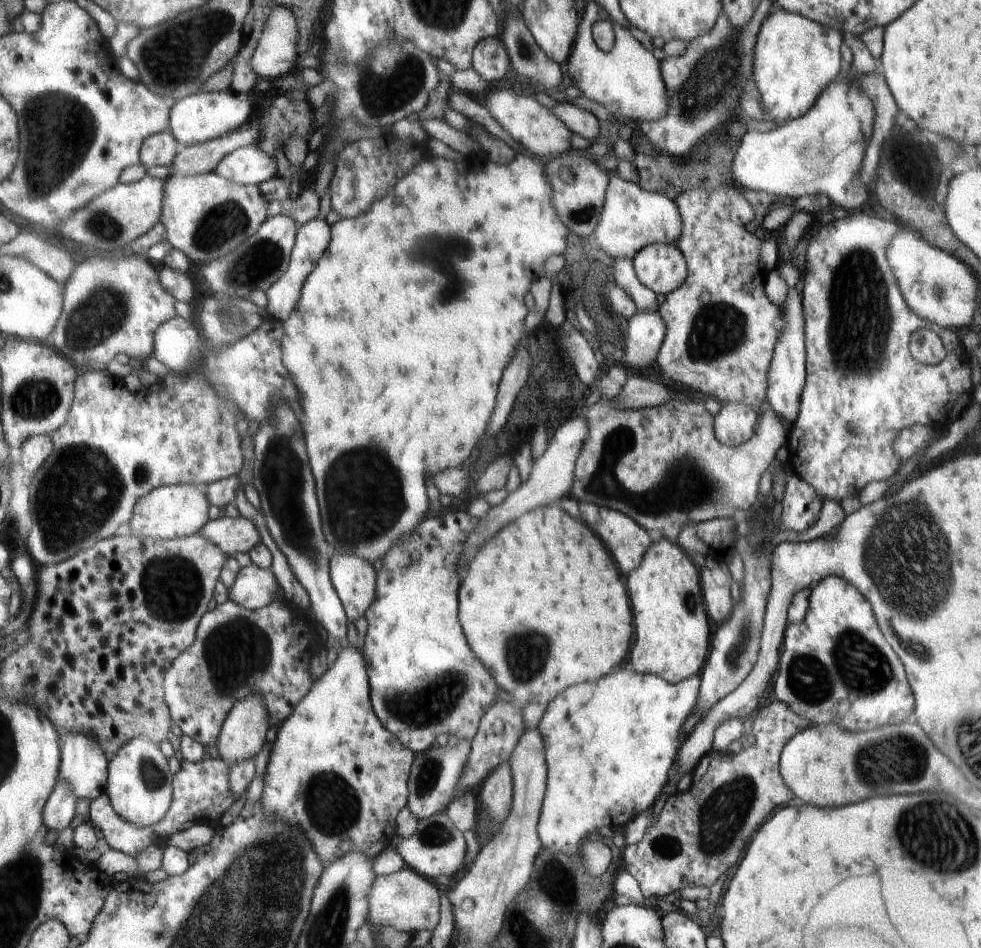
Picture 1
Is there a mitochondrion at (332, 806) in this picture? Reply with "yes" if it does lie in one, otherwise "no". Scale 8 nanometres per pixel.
yes

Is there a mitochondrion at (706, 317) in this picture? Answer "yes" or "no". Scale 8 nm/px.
yes

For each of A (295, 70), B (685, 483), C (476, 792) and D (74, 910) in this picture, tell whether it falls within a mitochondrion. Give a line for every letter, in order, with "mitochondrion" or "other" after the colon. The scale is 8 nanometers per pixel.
A: other
B: mitochondrion
C: other
D: other

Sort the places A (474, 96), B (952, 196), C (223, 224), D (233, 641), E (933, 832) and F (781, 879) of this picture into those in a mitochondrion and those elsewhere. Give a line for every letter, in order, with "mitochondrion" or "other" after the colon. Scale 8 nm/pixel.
A: other
B: other
C: mitochondrion
D: mitochondrion
E: mitochondrion
F: other

